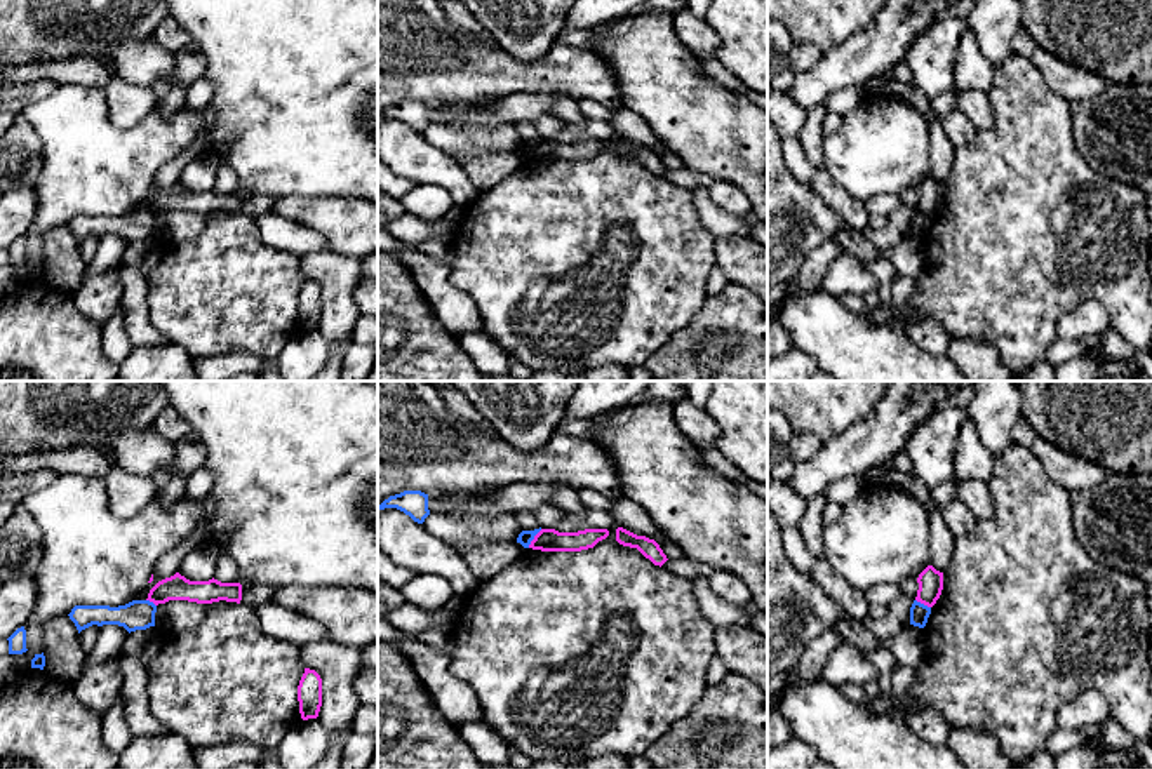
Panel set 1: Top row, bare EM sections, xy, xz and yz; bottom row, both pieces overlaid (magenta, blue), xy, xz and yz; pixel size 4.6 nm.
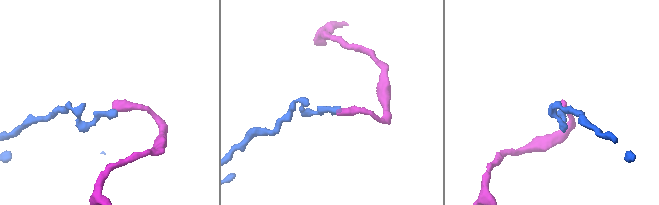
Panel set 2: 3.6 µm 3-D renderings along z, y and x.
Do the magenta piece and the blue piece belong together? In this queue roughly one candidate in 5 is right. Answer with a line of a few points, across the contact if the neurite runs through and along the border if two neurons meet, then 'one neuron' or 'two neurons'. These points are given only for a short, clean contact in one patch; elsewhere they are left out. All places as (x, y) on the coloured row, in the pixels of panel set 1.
line xz (542, 529), (528, 547); two neurons

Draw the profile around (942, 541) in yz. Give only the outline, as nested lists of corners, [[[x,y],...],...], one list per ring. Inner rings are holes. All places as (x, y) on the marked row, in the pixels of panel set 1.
[[[940,508],[926,512],[929,522],[929,565],[943,572],[950,564],[955,548],[955,538],[941,518]]]

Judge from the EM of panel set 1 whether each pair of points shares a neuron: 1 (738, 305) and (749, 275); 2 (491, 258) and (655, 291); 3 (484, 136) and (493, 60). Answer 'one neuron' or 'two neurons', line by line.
1: two neurons
2: one neuron
3: two neurons

